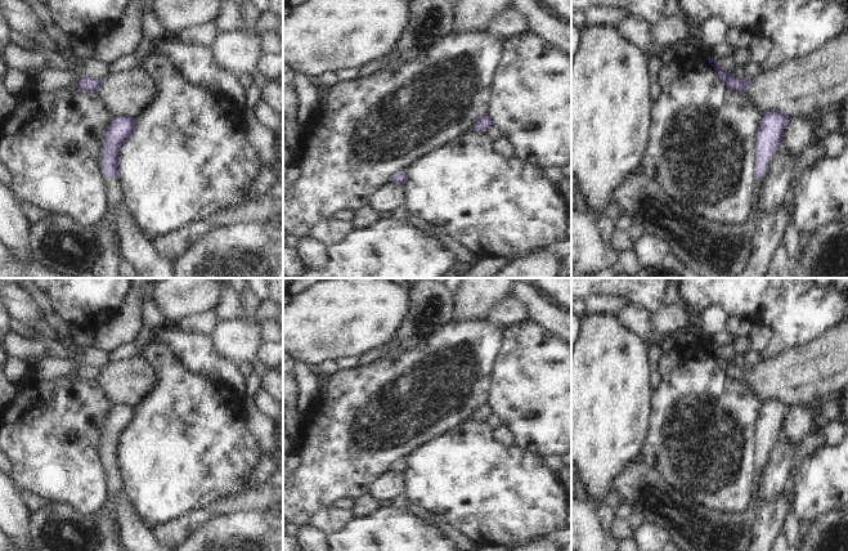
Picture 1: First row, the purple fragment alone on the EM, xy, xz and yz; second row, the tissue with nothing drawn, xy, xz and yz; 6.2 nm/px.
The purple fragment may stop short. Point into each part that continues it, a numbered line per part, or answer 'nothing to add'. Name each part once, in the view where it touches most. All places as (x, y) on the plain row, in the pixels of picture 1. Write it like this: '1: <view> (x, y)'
1: xy (116, 484).

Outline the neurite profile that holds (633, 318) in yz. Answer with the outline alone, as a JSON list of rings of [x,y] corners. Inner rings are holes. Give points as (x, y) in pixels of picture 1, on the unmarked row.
[[[627,303],[614,317],[625,331],[645,340],[650,339],[650,313],[642,306]]]

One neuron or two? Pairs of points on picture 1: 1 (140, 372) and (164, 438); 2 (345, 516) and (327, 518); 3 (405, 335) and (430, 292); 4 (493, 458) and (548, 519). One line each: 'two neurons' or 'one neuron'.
1: two neurons
2: one neuron
3: one neuron
4: one neuron

